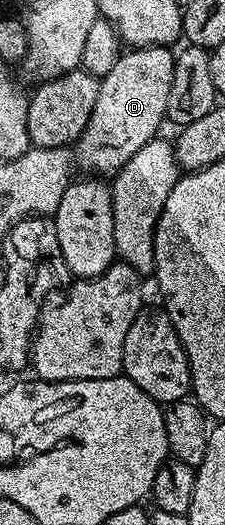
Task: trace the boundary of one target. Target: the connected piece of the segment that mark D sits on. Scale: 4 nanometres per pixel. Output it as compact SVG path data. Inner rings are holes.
M135 47L123 50L122 55L112 65L107 75L101 76L96 93L96 105L92 109L92 117L88 117L88 125L84 125L84 133L79 137L76 150L76 163L83 167L83 172L94 177L113 177L132 156L148 145L161 131L158 131L166 119L168 93L172 89L172 73L174 72L175 52L170 47Z

